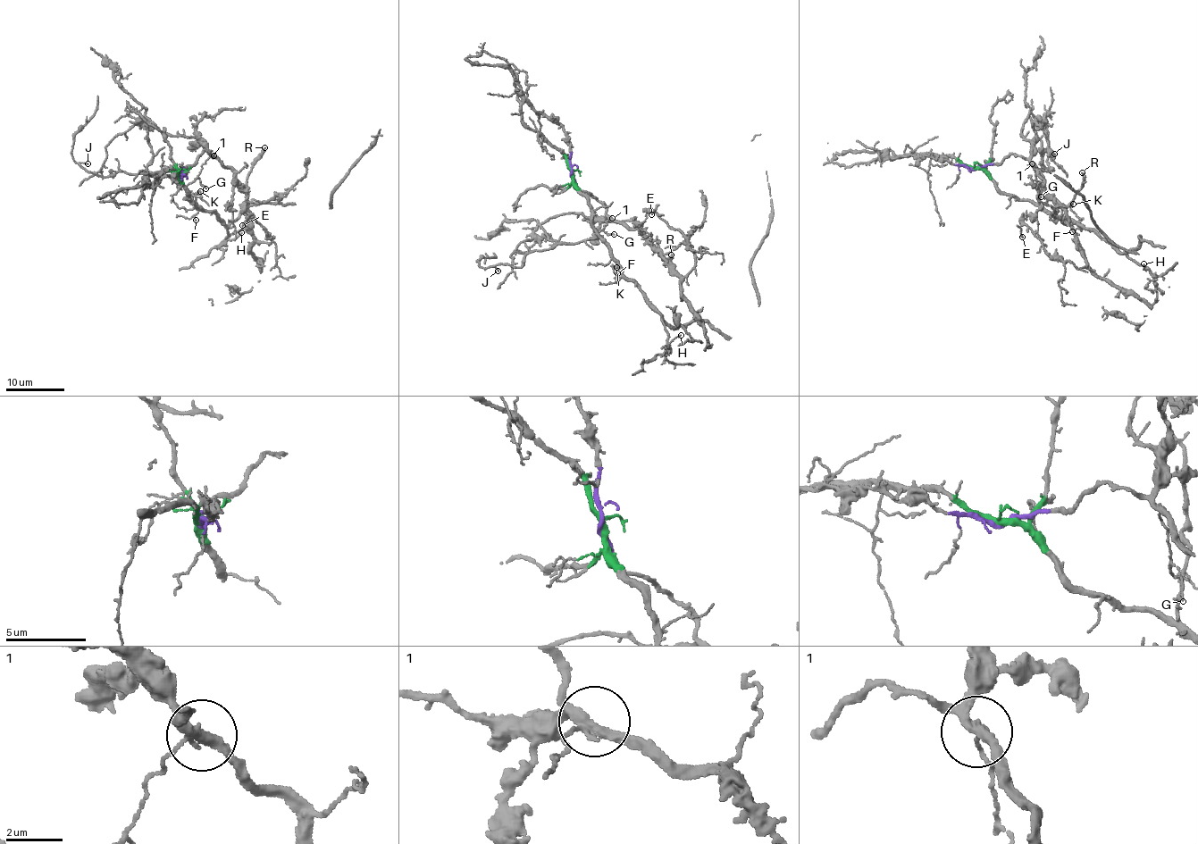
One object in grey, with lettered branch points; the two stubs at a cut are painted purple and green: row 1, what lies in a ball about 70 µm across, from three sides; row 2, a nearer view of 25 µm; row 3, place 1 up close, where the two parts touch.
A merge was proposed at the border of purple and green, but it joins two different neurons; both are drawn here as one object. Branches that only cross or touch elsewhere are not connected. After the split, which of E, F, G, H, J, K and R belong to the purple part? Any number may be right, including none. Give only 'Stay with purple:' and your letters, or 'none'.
Stay with purple: E, R

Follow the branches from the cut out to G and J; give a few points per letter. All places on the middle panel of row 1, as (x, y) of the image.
G: (571, 172), (576, 188), (589, 200), (591, 228), (599, 237), (594, 238), (602, 230), (614, 235)
J: (571, 172), (576, 188), (589, 200), (591, 228), (599, 237), (529, 252), (521, 266), (489, 265), (498, 271)

